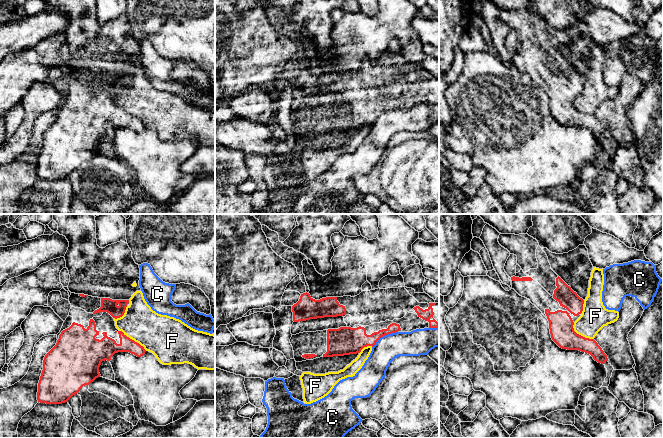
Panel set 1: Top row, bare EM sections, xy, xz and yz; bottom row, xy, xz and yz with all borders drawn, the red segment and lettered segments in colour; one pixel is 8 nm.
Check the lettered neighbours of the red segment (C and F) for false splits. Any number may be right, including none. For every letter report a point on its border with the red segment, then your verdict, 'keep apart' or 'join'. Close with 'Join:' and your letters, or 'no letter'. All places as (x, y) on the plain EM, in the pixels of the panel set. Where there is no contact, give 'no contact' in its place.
C: meets red in xz at (384, 111); keep apart
F: meets red in xy at (133, 116); keep apart
Join: no letter

